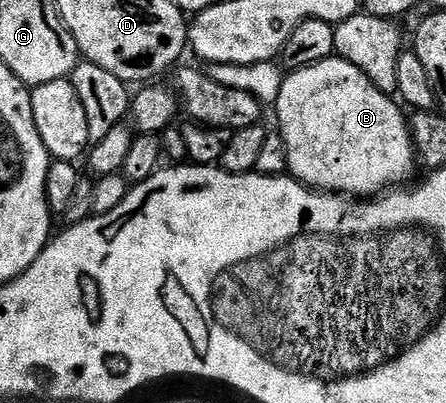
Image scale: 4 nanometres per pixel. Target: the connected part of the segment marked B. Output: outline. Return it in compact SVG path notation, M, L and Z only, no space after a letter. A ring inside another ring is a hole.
M329 57L320 63L311 63L309 67L289 70L287 74L280 80L274 106L276 123L280 126L280 143L284 146L284 159L288 162L287 174L291 178L313 191L349 197L372 197L405 182L405 124L396 123L395 105L382 92L367 87L360 80L363 79L361 72L344 59Z

